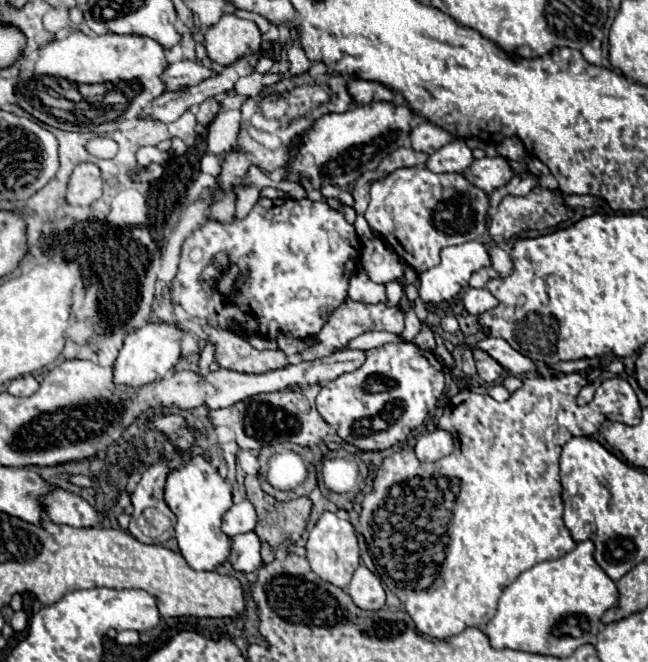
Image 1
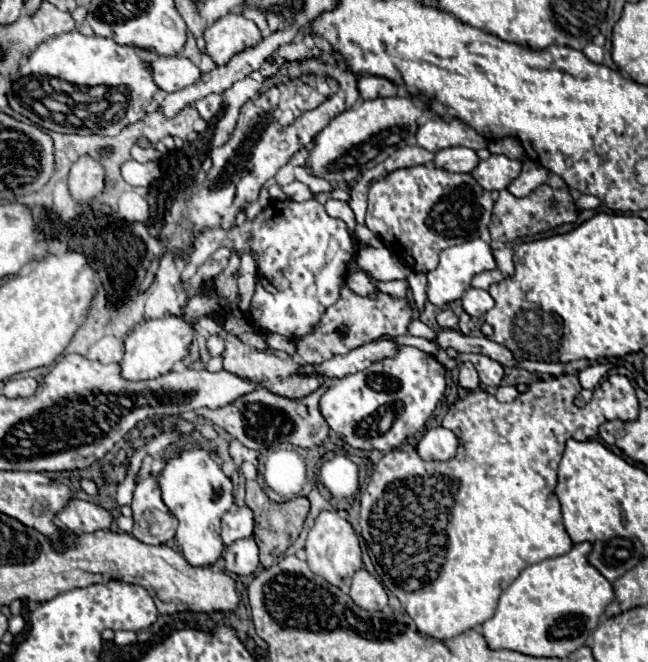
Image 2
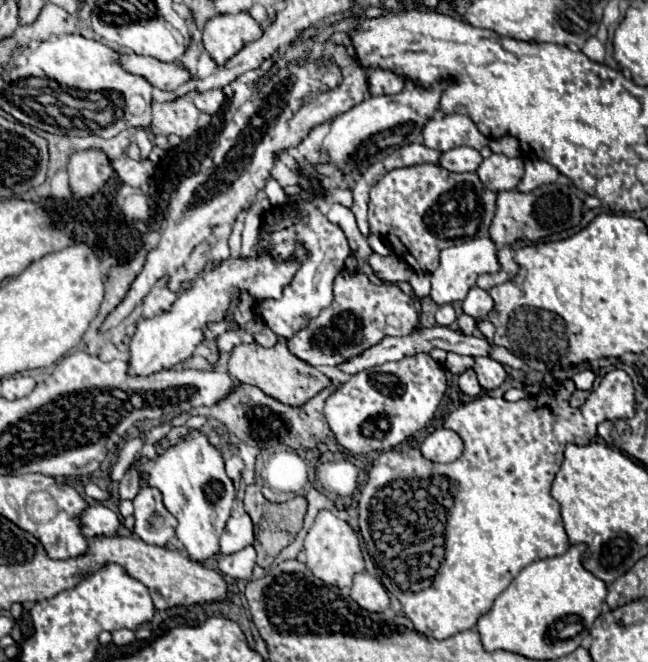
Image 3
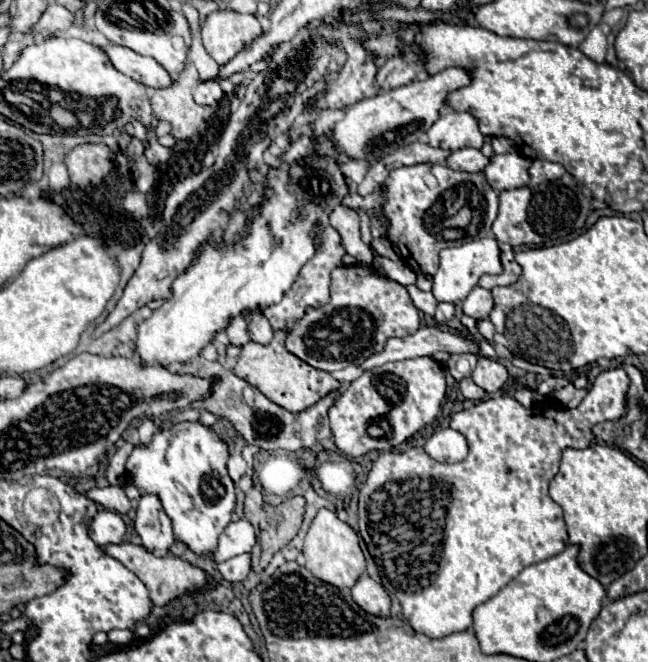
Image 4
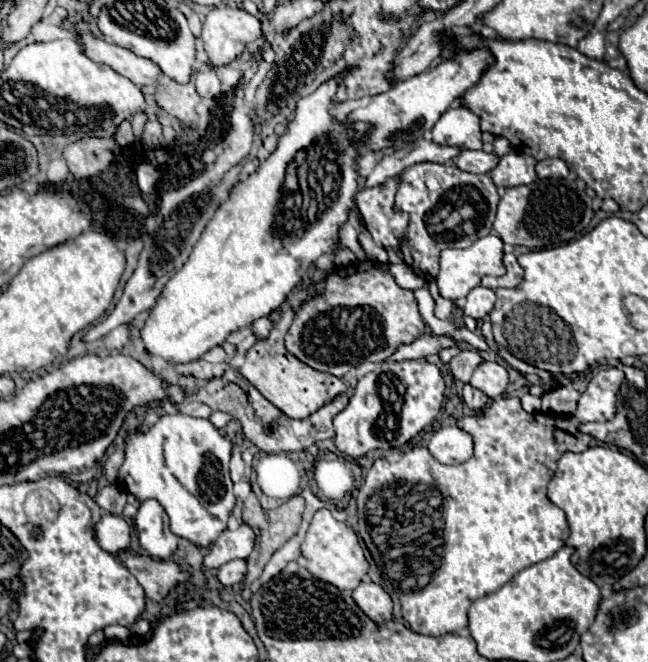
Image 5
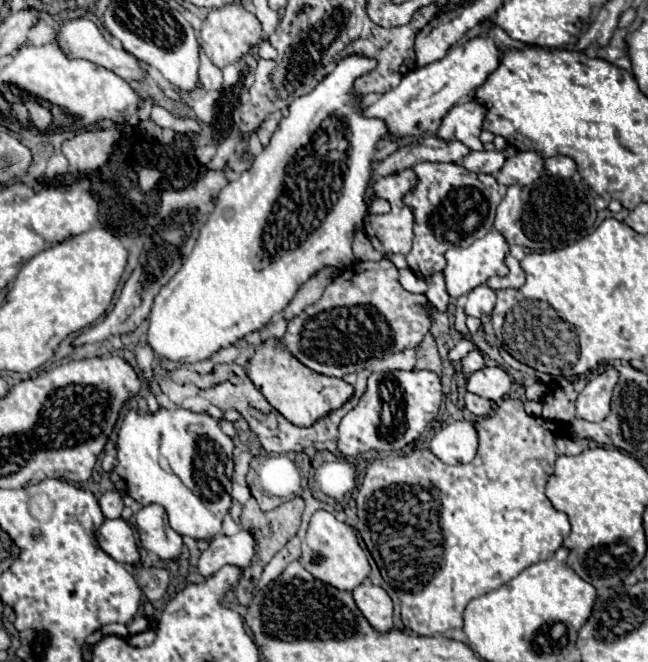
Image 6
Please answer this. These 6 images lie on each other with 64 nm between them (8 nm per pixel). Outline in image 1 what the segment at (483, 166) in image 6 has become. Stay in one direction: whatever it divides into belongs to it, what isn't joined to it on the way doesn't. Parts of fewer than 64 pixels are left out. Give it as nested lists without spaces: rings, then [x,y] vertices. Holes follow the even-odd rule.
[[[454,140],[450,144],[446,144],[444,148],[436,150],[426,166],[432,172],[464,172],[470,164],[472,164],[474,156],[472,150],[466,146],[464,140]]]

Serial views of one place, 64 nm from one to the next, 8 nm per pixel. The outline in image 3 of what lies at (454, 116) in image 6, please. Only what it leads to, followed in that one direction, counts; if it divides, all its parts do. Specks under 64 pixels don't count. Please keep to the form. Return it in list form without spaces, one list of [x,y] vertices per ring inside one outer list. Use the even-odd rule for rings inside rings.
[[[440,109],[424,128],[424,144],[434,150],[452,150],[458,146],[470,146],[482,150],[488,138],[480,134],[476,124],[464,114],[444,114]]]

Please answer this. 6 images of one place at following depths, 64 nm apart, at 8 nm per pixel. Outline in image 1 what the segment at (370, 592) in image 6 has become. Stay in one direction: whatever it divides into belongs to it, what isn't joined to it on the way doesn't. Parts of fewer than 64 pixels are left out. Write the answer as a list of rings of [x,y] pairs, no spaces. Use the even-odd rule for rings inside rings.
[[[360,564],[354,572],[348,594],[362,610],[380,610],[386,604],[386,594],[380,580],[364,564]]]

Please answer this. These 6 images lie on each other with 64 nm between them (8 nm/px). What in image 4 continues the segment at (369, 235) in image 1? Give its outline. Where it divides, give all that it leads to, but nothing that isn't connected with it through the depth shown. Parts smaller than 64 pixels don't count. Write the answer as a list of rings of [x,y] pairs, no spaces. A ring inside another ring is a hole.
[[[386,238],[373,239],[372,241],[373,251],[375,249],[375,252],[378,255],[387,257],[393,261],[397,261],[400,259],[400,257],[396,254],[392,247],[392,244]]]

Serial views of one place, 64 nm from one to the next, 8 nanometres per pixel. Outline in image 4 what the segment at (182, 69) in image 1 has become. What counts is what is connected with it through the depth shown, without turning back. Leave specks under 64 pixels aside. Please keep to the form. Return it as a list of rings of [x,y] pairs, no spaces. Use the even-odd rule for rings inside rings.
[[[106,44],[106,46],[102,46],[102,50],[118,72],[130,76],[132,80],[136,80],[144,86],[164,88],[164,86],[172,84],[170,74],[152,58],[140,56],[140,54],[132,52],[130,48],[124,48],[118,44]]]

